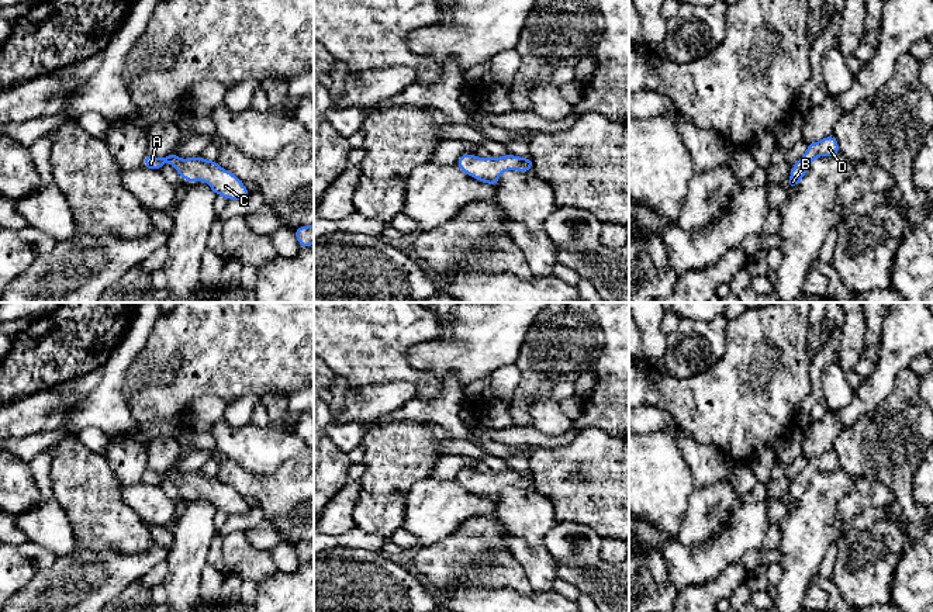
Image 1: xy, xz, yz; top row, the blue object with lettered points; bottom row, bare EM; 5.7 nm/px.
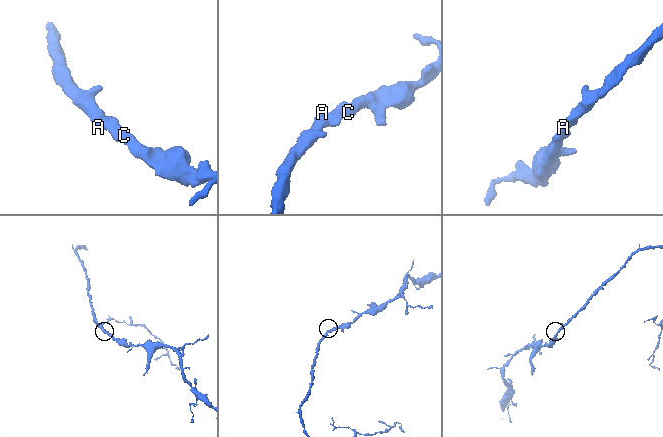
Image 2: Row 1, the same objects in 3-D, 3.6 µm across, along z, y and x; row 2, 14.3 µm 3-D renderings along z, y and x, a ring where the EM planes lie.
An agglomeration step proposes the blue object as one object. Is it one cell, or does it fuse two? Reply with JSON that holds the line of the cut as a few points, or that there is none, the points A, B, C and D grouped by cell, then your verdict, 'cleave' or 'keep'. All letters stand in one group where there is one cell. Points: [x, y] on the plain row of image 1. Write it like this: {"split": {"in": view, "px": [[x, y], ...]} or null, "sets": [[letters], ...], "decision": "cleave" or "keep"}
{"split": null, "sets": [["A", "B", "C", "D"]], "decision": "keep"}

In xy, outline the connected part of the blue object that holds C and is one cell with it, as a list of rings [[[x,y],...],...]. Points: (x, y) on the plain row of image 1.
[[[176,467],[165,473],[153,473],[146,468],[144,481],[160,485],[166,477],[173,480],[183,495],[204,495],[217,511],[228,515],[245,515],[250,511],[250,506],[232,487],[222,484],[215,476],[204,476],[201,471],[180,474]]]

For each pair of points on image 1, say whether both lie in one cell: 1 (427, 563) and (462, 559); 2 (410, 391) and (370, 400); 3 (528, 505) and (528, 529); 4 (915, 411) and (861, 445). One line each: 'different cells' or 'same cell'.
1: same cell
2: same cell
3: same cell
4: same cell

